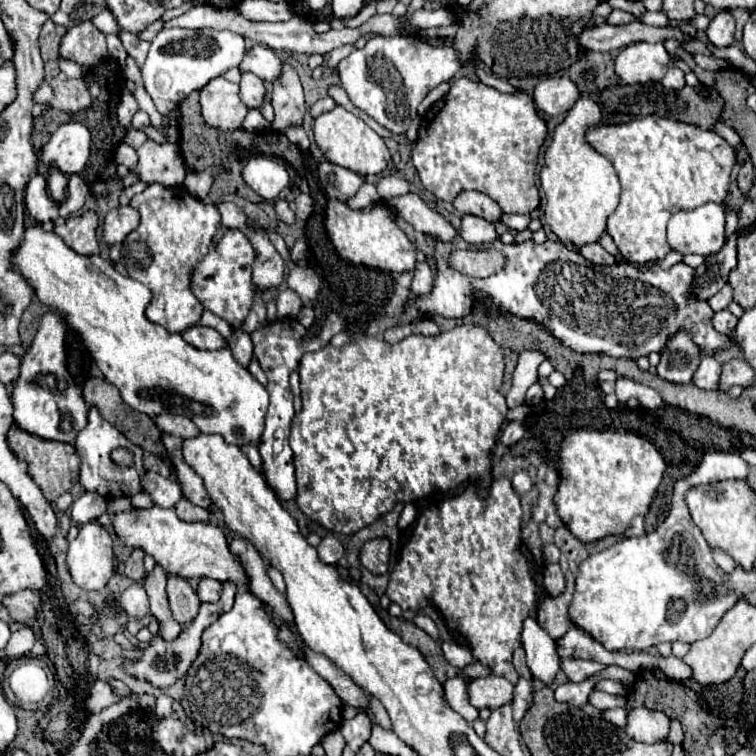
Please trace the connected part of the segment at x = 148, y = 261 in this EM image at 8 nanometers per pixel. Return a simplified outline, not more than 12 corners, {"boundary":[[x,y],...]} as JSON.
{"boundary":[[184,186],[132,196],[140,226],[122,246],[152,290],[150,322],[192,328],[202,306],[190,264],[210,252],[220,212]]}

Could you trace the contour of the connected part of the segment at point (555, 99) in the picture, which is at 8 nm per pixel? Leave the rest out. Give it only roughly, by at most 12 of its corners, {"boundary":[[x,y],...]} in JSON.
{"boundary":[[568,76],[546,78],[532,98],[542,112],[566,114],[580,98]]}

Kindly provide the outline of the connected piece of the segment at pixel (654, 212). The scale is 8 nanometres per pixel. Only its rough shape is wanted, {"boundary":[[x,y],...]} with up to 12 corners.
{"boundary":[[652,114],[592,126],[622,184],[626,262],[670,252],[676,210],[728,196],[736,152]]}

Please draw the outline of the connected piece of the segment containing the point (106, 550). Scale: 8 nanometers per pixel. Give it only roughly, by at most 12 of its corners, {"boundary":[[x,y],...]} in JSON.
{"boundary":[[80,528],[66,552],[72,580],[102,590],[114,576],[112,536]]}

